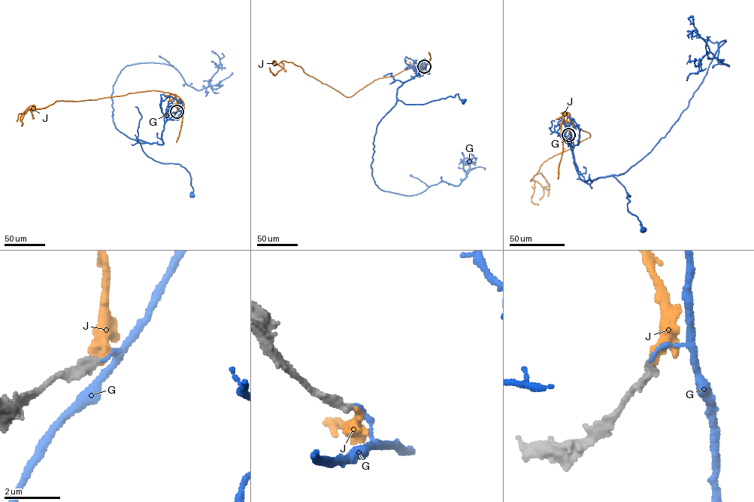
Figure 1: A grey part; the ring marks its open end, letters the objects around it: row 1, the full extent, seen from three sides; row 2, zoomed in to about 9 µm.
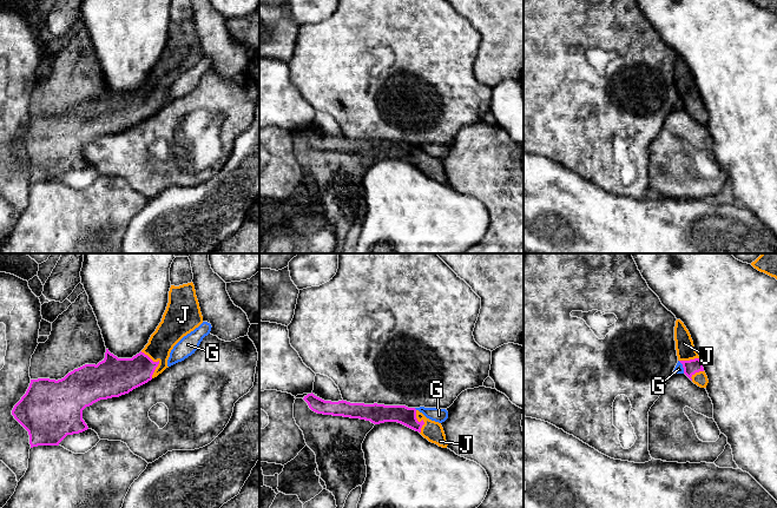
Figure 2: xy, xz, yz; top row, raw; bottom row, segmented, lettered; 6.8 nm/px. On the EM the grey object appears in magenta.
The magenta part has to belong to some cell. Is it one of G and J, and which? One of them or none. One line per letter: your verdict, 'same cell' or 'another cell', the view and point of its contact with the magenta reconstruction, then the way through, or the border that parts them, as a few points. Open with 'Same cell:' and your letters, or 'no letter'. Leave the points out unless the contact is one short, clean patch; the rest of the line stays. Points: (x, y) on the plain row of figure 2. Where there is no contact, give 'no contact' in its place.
Same cell: J
G: another cell; meets magenta in yz at (683, 103); border along yz (678, 97), (684, 109)
J: same cell; meets magenta in xy at (157, 98); runs through xy (123, 111), (157, 98), (159, 80), (171, 65)

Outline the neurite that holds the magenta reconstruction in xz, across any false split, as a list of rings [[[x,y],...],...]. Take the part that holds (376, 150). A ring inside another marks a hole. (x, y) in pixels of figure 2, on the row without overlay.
[[[312,128],[303,134],[309,144],[323,151],[343,152],[370,157],[374,160],[384,158],[397,158],[415,167],[419,167],[429,178],[439,183],[447,184],[446,171],[441,159],[427,154],[415,144],[406,141],[384,141],[384,140],[364,140],[350,139],[347,137],[324,137]]]

